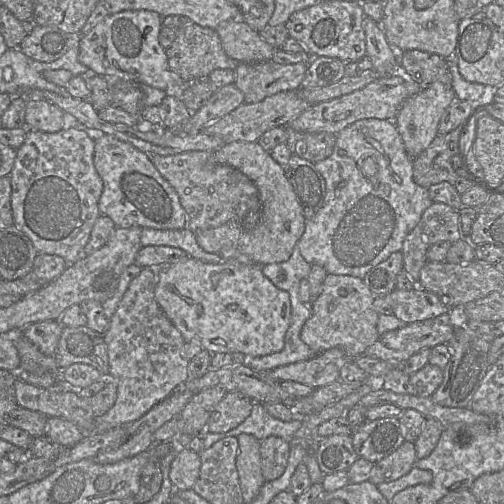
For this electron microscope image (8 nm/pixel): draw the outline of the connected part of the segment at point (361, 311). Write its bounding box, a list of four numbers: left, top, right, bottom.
[301,274,380,358]

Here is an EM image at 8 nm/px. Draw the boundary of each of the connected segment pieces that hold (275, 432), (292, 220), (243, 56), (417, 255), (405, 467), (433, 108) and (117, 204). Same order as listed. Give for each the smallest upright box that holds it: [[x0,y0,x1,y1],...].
[[225,401,303,441],[193,142,305,264],[215,19,277,63],[402,202,461,286],[370,441,416,486],[394,69,455,159],[94,134,188,230]]

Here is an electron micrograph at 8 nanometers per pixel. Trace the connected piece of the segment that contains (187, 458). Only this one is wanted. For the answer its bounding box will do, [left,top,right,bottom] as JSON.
[169,448,201,490]

